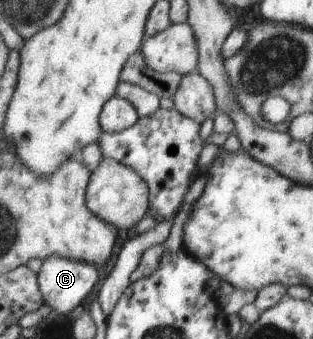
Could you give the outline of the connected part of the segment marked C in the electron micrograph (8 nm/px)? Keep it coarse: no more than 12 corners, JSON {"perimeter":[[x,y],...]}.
{"perimeter":[[58,255],[37,274],[53,315],[71,312],[98,284],[99,268]]}

